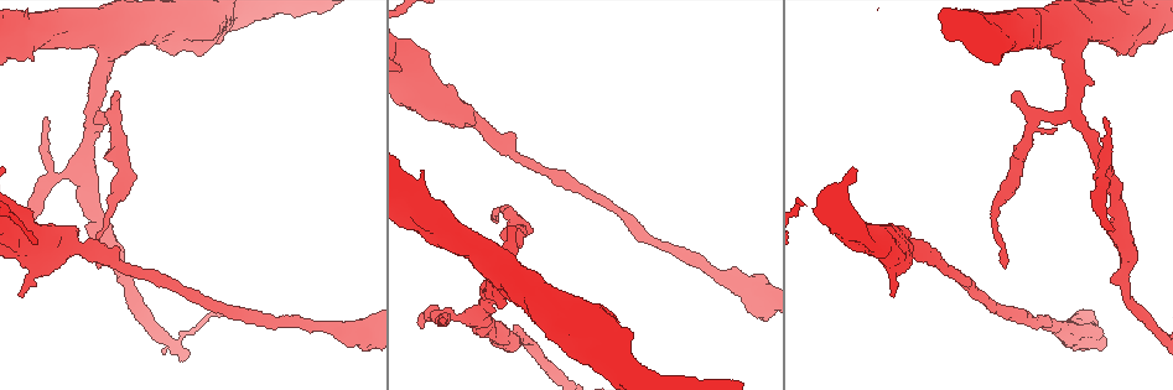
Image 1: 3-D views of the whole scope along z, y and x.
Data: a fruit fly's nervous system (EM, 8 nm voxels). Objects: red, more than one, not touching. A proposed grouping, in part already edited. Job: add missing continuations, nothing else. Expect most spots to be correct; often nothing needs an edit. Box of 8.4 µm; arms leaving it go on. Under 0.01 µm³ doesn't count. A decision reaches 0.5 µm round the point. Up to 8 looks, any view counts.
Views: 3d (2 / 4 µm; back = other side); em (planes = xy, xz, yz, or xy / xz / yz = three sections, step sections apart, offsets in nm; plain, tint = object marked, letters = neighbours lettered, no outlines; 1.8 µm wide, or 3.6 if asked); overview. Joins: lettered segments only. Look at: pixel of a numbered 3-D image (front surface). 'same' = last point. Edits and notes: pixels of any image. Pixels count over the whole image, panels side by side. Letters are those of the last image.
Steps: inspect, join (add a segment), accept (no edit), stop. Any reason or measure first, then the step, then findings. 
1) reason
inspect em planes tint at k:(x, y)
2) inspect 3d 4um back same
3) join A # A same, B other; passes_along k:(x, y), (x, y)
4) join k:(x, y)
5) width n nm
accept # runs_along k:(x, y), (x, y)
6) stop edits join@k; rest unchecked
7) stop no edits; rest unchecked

free end
inspect 3d 2um at 1:(890, 294)

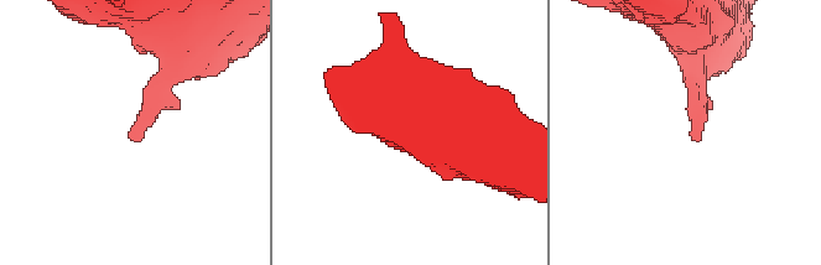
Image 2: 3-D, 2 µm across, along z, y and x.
inspect em xy step 16 tint at 2:(132, 139)

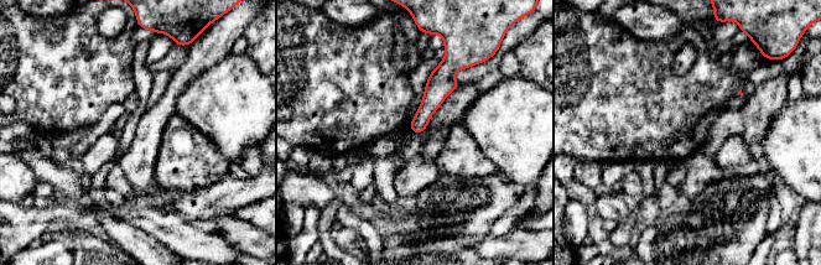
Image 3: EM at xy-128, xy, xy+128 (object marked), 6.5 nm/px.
inspect em planes letters same

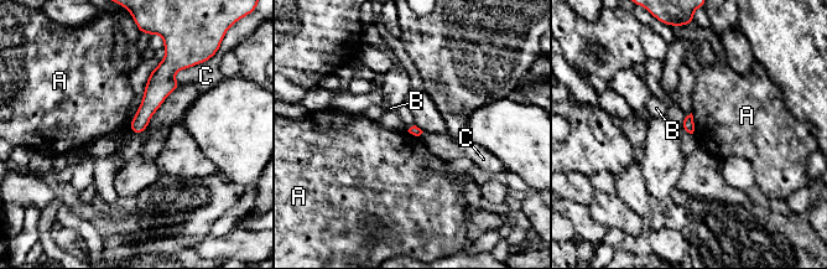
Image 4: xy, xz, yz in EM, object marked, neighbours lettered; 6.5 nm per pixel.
accept # A other, B other, C other; border 4:(691, 113), (695, 128); no lettered segment goes on from it

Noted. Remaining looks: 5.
sudden change in width
inspect em planes letters at 1:(993, 212)

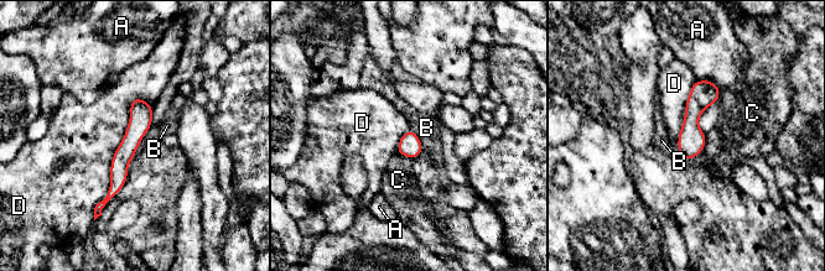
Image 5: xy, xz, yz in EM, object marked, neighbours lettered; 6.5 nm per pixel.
width 150 nm
accept # A other, B other, C other, D other; border 5:(139, 97), (93, 215); none of them fits

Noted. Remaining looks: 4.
an open end
inspect em planes letters at 1:(1013, 94)

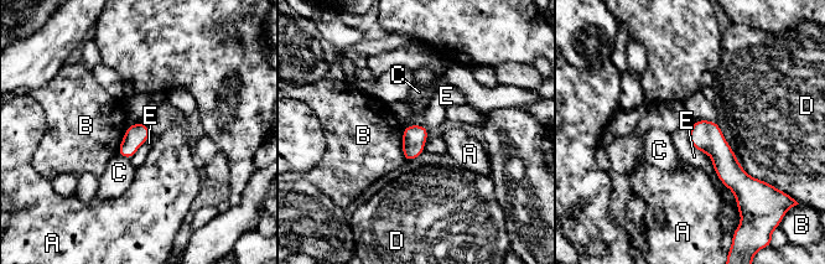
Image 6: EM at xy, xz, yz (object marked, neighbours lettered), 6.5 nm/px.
accept # A other, B other, C other, D other, E other; border 6:(688, 129), (689, 141), (704, 155); none of them fits

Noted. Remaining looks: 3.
inspect 3d 2um at 1:(420, 327)

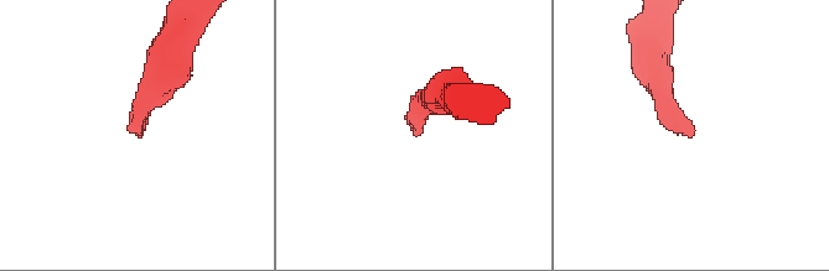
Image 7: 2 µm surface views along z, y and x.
inspect em yz step 16 letters at 7:(691, 135)

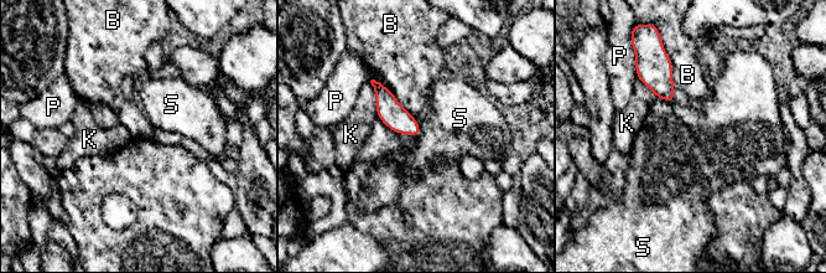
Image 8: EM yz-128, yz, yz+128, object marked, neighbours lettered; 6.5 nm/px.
inspect em planes letters same

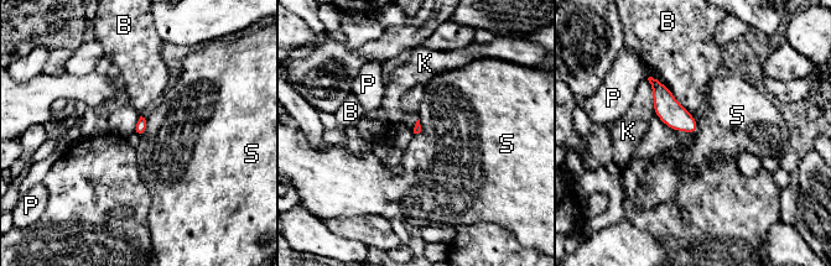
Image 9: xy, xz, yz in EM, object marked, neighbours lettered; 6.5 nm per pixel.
accept # B other, K other, P other, S other; border 9:(141, 115), (145, 129), (140, 134); none of them fits

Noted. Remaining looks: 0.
stop no edits; rest unchecked

